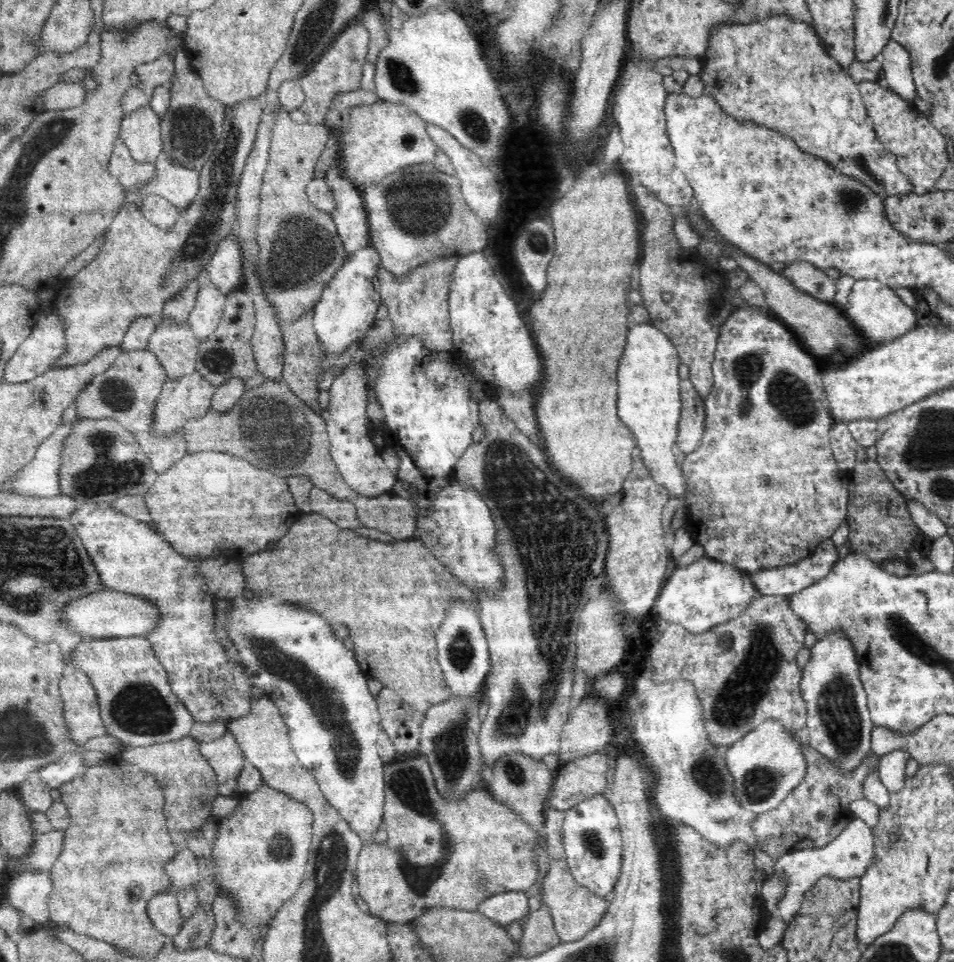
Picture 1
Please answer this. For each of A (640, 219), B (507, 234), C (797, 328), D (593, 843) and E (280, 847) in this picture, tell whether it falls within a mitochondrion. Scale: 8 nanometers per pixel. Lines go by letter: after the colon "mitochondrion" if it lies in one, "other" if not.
A: other
B: other
C: other
D: mitochondrion
E: mitochondrion

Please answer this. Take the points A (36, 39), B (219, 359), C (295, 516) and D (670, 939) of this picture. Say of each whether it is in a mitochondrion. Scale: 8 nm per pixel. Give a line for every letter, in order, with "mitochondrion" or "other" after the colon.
A: other
B: mitochondrion
C: other
D: other

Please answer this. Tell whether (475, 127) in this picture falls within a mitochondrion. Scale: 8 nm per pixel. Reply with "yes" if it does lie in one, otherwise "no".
yes

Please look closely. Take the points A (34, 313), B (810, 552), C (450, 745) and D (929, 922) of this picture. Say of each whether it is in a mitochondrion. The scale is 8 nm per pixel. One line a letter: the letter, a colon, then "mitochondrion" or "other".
A: other
B: other
C: mitochondrion
D: other

